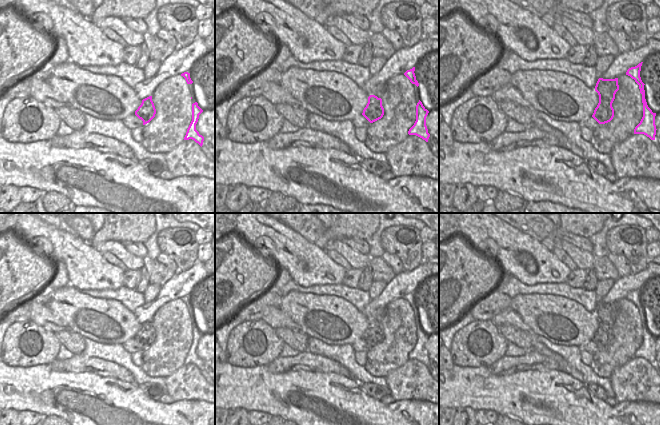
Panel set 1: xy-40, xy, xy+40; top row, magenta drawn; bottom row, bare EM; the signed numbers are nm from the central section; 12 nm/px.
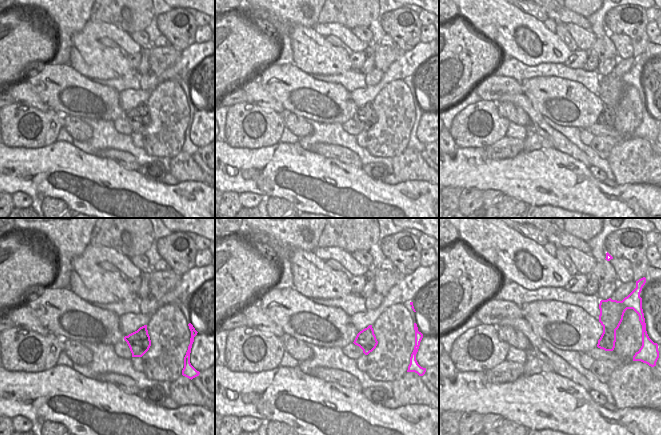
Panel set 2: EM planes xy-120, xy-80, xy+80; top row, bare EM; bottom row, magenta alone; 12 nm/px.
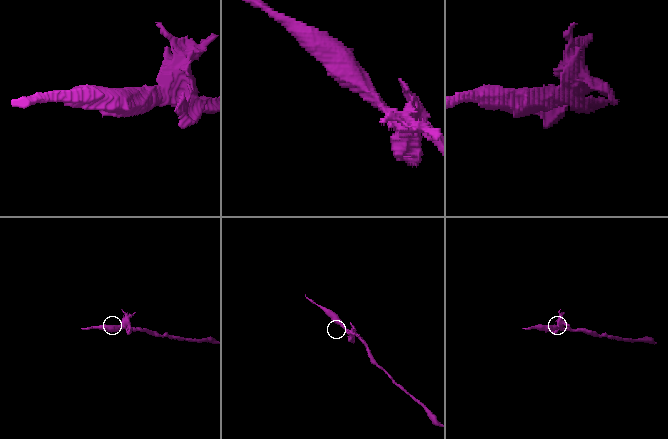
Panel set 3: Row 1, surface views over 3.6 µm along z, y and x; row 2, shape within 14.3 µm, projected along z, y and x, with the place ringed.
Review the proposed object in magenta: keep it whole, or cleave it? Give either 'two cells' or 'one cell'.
two cells

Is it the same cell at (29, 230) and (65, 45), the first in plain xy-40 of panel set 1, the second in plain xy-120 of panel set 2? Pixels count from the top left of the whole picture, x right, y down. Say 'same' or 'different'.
different

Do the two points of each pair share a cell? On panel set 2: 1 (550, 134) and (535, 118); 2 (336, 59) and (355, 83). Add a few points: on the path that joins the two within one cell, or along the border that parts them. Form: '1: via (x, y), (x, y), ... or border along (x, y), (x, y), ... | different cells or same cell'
1: via (546, 130), (538, 122) | same cell
2: border along (351, 68), (340, 74), (323, 75) | different cells

